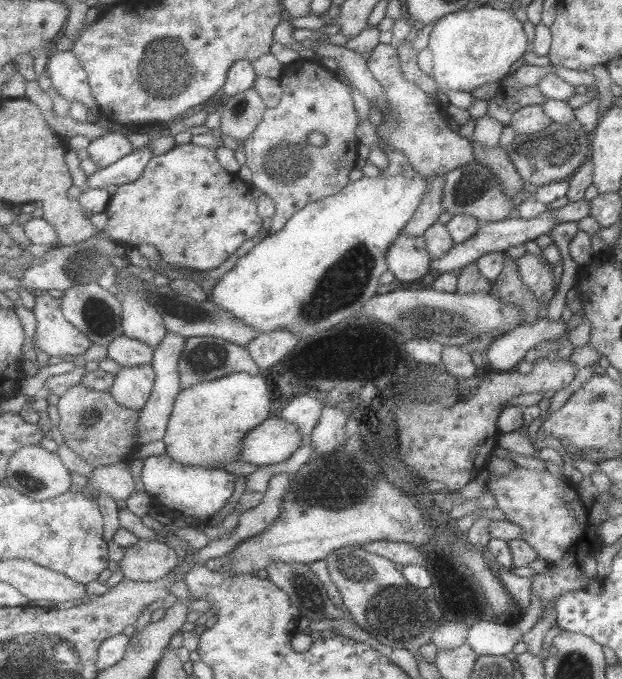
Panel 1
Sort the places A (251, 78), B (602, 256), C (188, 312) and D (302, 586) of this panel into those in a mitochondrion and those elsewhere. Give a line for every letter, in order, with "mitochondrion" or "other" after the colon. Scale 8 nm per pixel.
A: other
B: other
C: mitochondrion
D: mitochondrion

